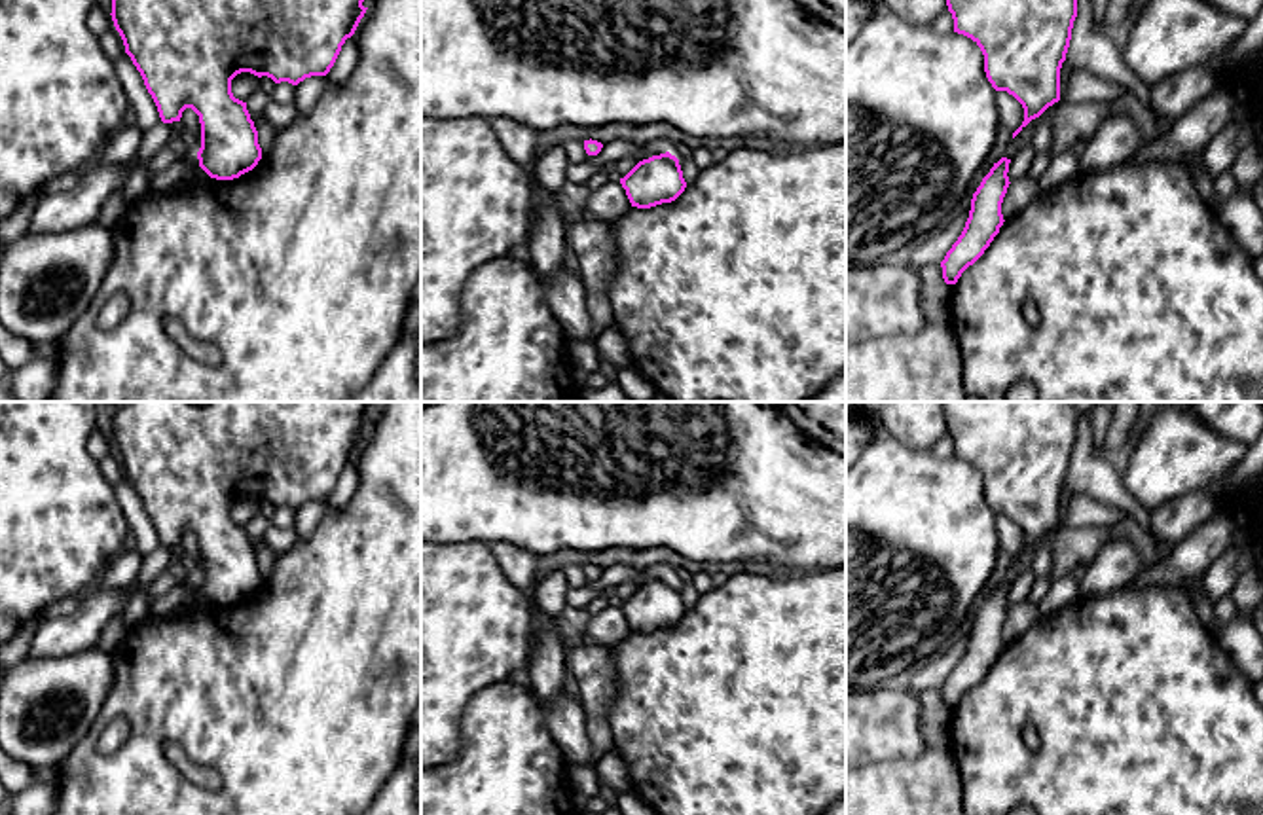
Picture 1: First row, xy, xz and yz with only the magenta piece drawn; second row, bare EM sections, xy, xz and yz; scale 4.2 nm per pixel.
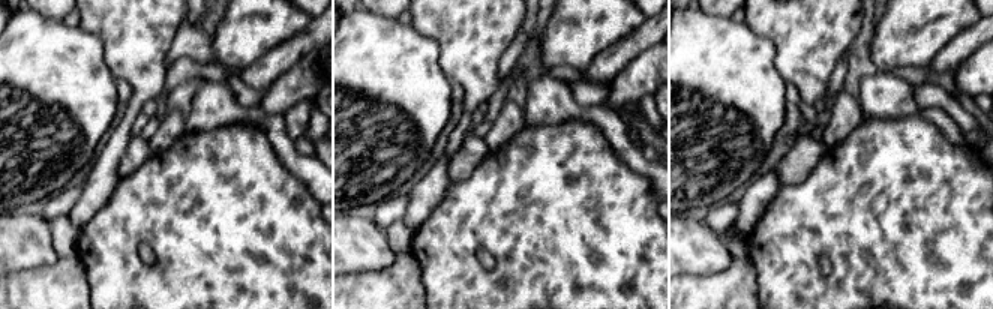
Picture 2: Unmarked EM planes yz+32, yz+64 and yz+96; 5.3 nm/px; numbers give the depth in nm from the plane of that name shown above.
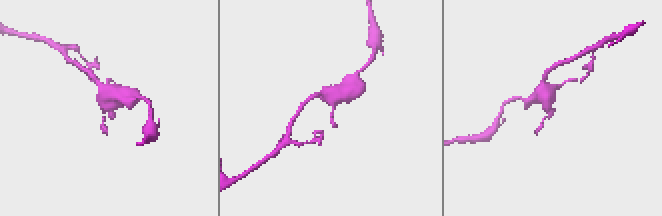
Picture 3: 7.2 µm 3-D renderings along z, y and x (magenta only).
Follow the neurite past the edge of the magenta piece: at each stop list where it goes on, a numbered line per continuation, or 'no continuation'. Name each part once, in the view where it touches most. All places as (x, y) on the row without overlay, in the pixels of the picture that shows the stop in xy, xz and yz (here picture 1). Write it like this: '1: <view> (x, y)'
no continuation

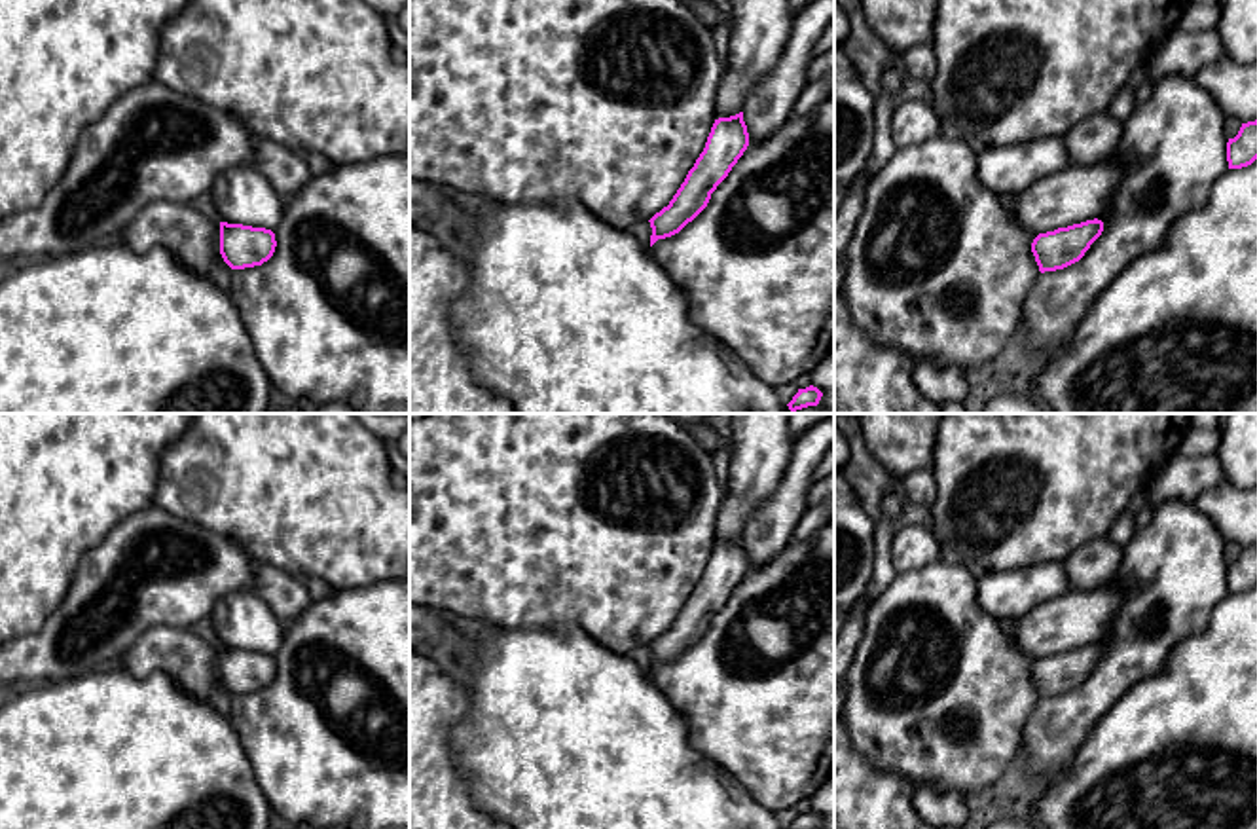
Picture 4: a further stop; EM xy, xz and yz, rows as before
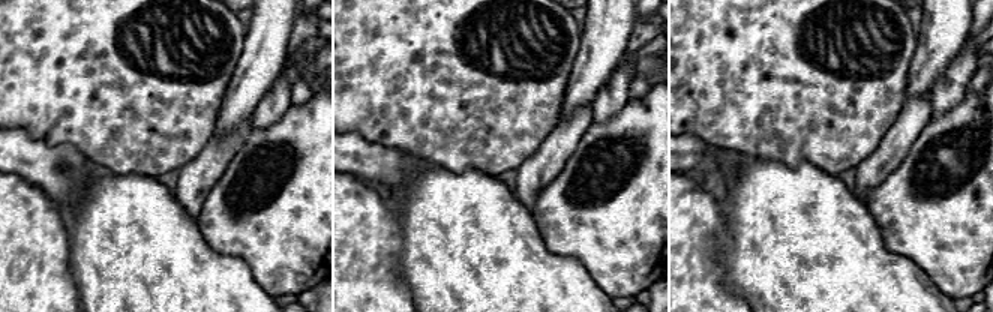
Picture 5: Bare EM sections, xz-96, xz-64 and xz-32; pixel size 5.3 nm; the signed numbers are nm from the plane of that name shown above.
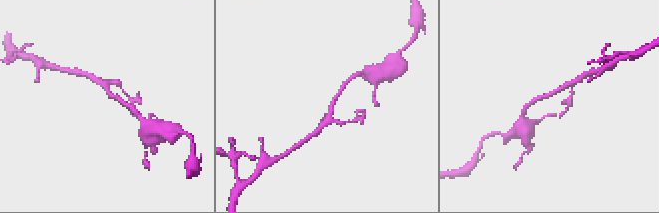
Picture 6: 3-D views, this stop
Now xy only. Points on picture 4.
no continuation

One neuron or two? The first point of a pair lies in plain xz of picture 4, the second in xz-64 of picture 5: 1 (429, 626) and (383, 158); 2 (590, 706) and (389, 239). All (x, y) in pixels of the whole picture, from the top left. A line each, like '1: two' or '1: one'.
1: one
2: two

